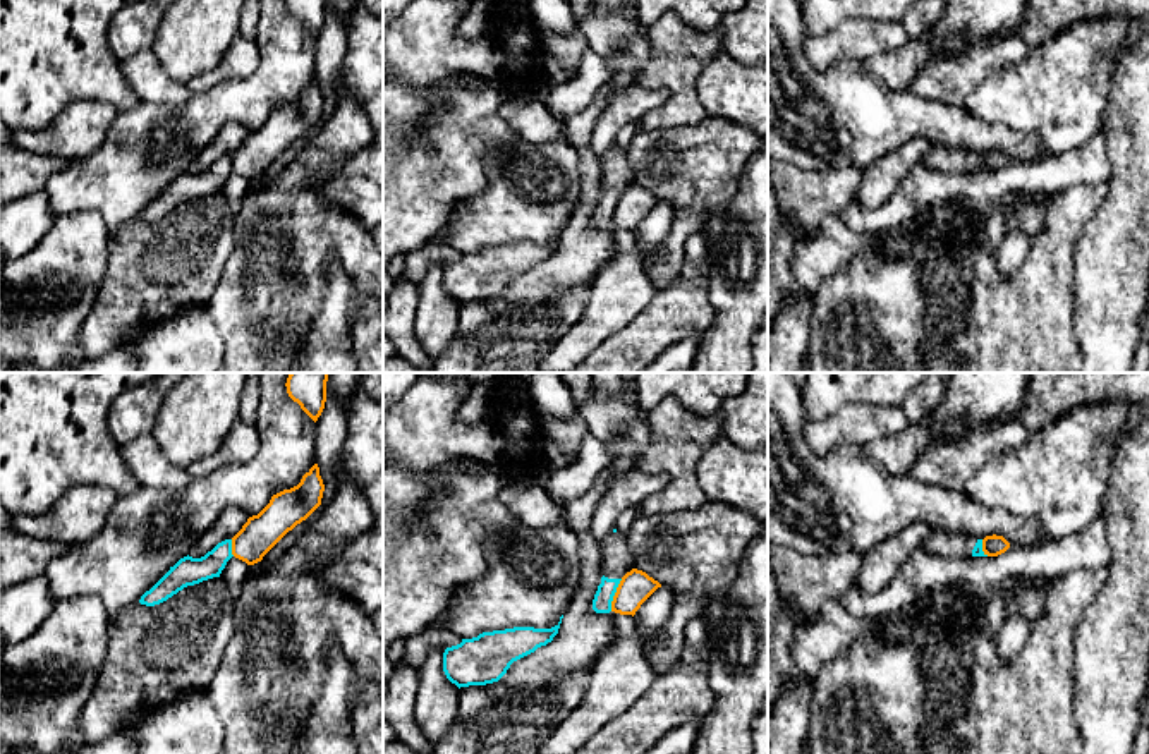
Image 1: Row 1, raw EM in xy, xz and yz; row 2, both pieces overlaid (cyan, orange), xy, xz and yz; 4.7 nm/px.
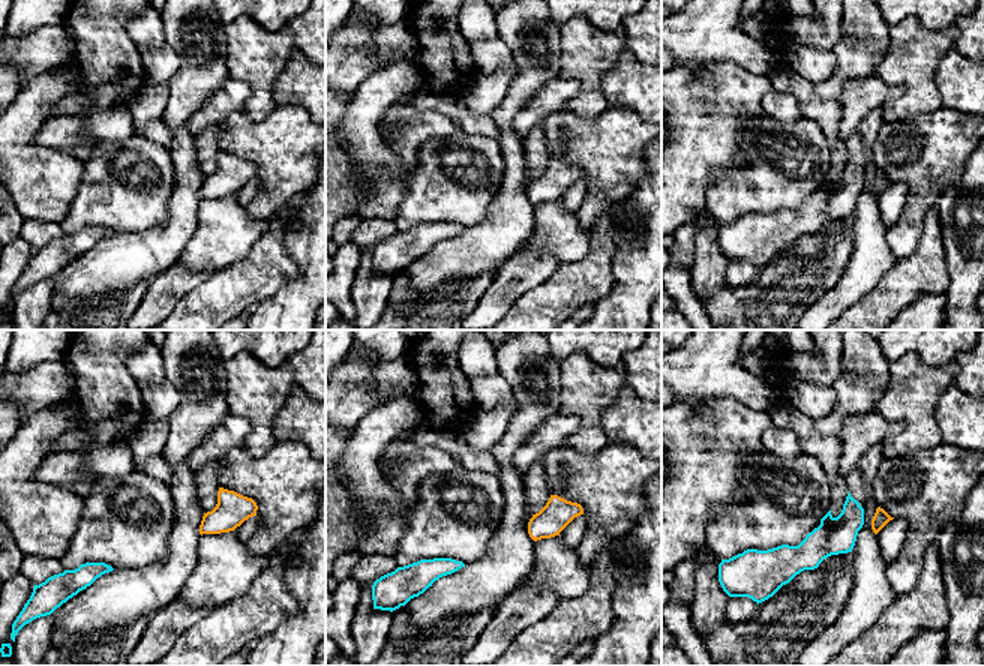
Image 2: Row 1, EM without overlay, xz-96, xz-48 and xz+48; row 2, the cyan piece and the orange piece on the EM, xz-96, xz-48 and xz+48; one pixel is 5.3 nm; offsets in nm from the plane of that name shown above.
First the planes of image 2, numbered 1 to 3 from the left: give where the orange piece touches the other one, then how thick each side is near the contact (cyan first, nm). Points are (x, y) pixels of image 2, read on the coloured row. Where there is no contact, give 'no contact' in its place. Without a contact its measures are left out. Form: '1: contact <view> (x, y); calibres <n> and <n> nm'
1: no contact
2: no contact
3: no contact

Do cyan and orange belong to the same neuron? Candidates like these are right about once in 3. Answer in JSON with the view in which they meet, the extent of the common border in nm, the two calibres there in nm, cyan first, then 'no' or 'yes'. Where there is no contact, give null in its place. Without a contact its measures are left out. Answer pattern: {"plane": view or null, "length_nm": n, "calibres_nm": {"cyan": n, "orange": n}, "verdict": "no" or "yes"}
{"plane": "xz", "length_nm": 160, "calibres_nm": {"cyan": 90, "orange": 160}, "verdict": "no"}

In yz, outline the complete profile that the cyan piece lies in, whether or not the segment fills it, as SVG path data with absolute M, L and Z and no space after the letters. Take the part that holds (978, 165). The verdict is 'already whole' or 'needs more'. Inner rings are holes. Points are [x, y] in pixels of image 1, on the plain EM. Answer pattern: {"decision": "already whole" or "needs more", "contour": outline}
{"decision": "needs more", "contour": "M929 144L924 153L924 161L929 168L951 175L967 172L988 172L982 167L982 155L964 148Z"}

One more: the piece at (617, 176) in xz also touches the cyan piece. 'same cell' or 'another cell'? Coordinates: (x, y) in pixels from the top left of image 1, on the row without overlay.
same cell

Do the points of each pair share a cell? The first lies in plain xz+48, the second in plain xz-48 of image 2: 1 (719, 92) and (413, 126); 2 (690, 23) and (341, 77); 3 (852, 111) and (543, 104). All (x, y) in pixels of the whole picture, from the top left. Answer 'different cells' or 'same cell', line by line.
1: same cell
2: same cell
3: same cell

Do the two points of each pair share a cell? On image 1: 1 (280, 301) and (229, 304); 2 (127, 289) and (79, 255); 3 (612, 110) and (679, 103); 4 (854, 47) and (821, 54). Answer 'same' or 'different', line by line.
1: same
2: different
3: different
4: same

